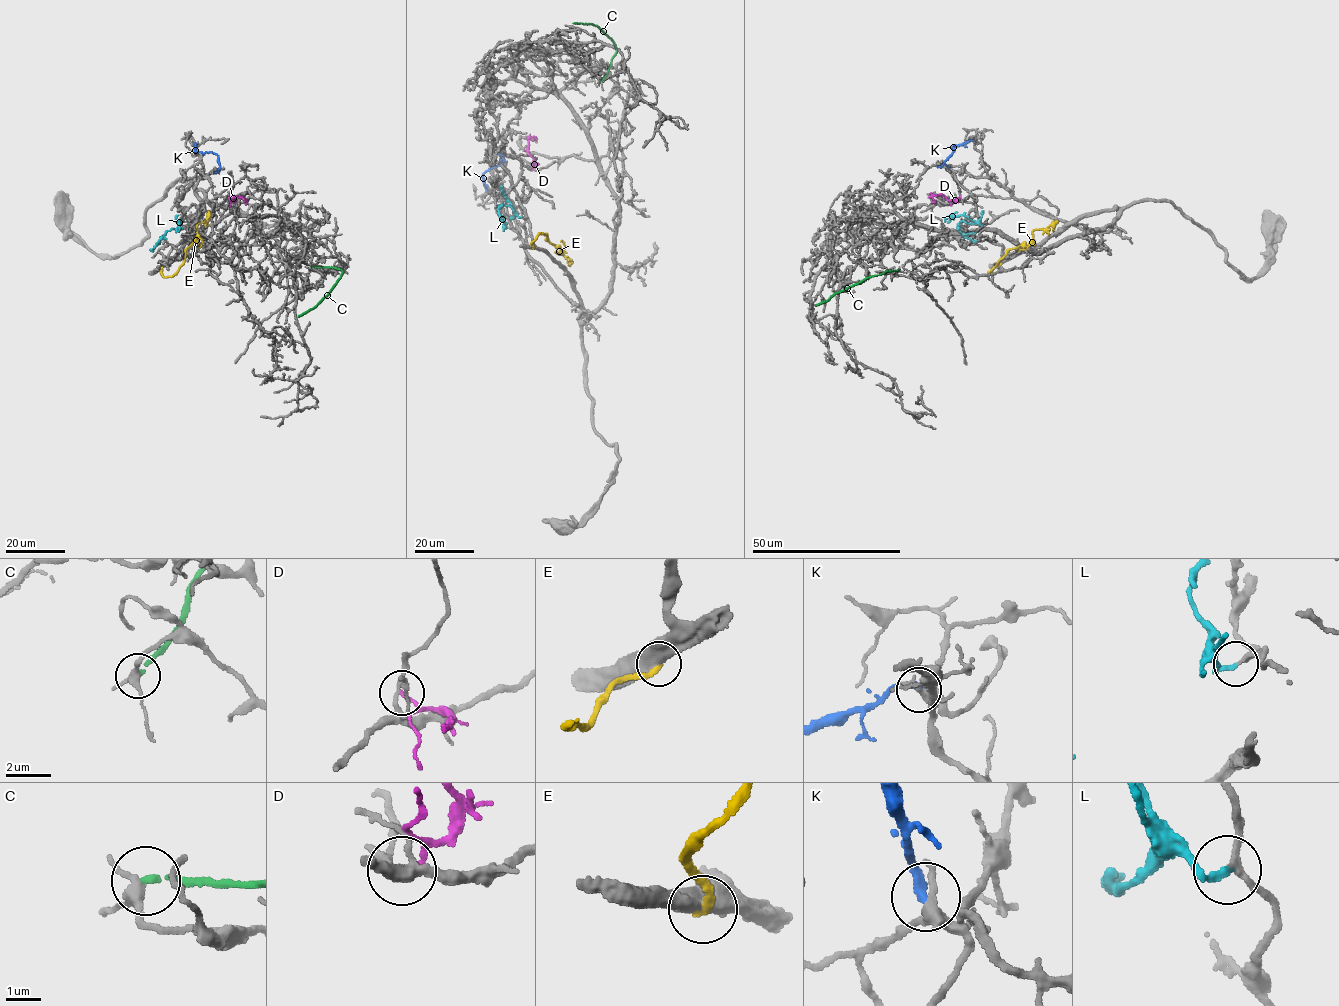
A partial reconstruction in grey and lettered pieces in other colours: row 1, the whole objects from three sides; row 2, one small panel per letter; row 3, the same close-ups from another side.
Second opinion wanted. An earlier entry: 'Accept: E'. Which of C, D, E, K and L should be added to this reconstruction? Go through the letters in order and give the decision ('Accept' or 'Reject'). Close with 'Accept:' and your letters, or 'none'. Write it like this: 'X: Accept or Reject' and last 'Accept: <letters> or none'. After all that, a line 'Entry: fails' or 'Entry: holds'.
C: Reject
D: Reject
E: Reject
K: Reject
L: Accept
Accept: L
Entry: fails

